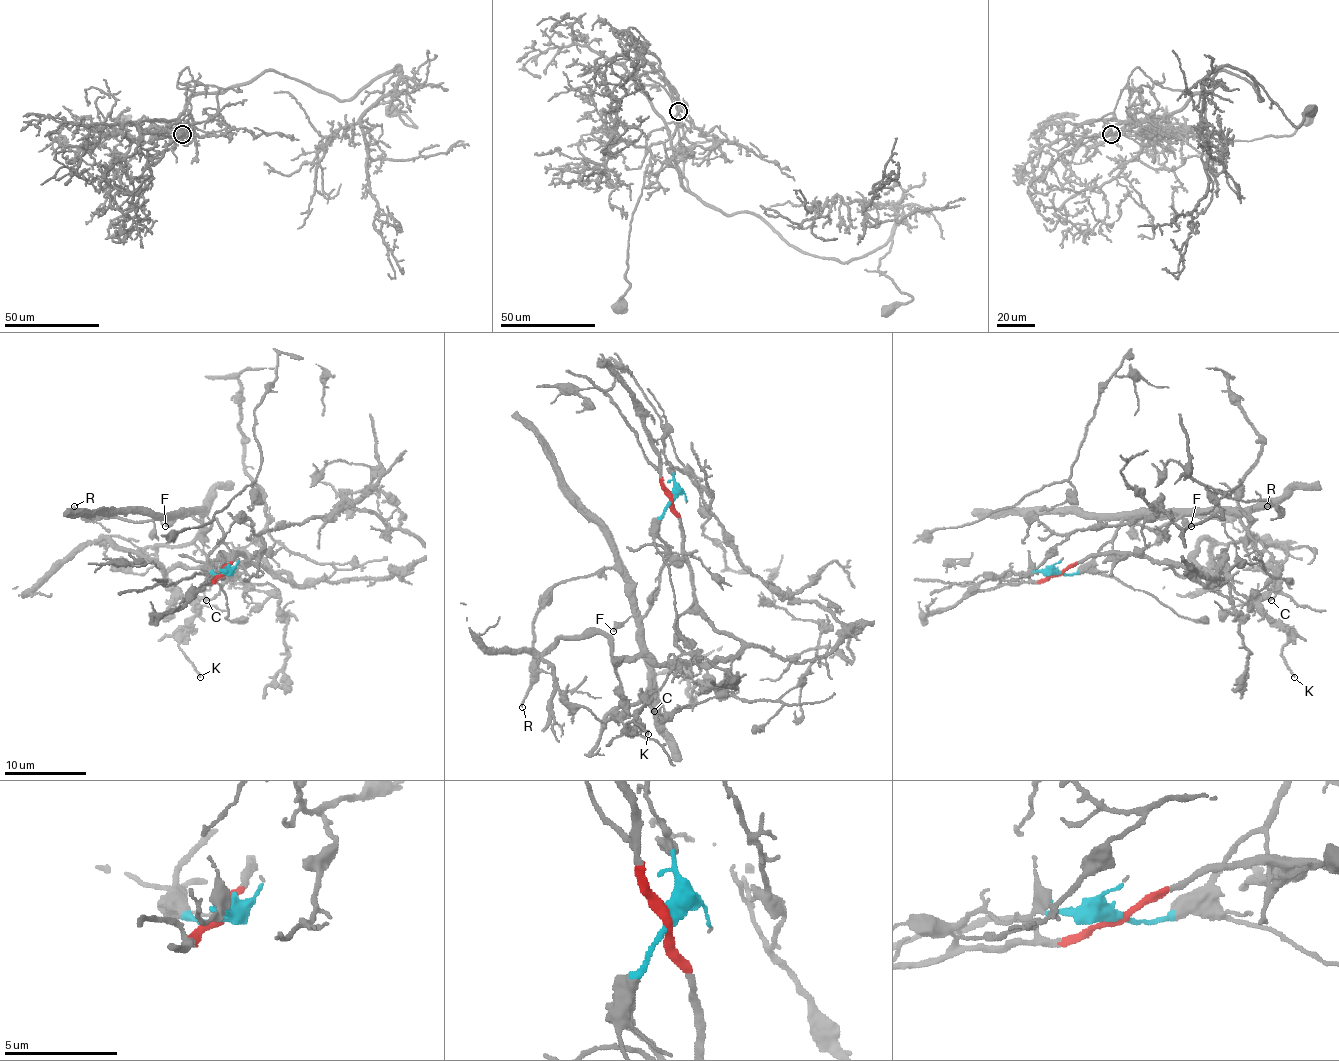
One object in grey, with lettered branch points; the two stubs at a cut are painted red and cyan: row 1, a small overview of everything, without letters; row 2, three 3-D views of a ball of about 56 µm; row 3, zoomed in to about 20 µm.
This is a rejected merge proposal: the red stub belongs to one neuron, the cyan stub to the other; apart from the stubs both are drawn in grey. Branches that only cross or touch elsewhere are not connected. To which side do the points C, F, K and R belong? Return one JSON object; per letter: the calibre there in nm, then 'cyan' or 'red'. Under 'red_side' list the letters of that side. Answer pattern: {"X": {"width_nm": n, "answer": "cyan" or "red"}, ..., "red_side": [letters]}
{"C": {"width_nm": 100, "answer": "cyan"}, "F": {"width_nm": 260, "answer": "cyan"}, "K": {"width_nm": 180, "answer": "red"}, "R": {"width_nm": 190, "answer": "cyan"}, "red_side": ["K"]}

